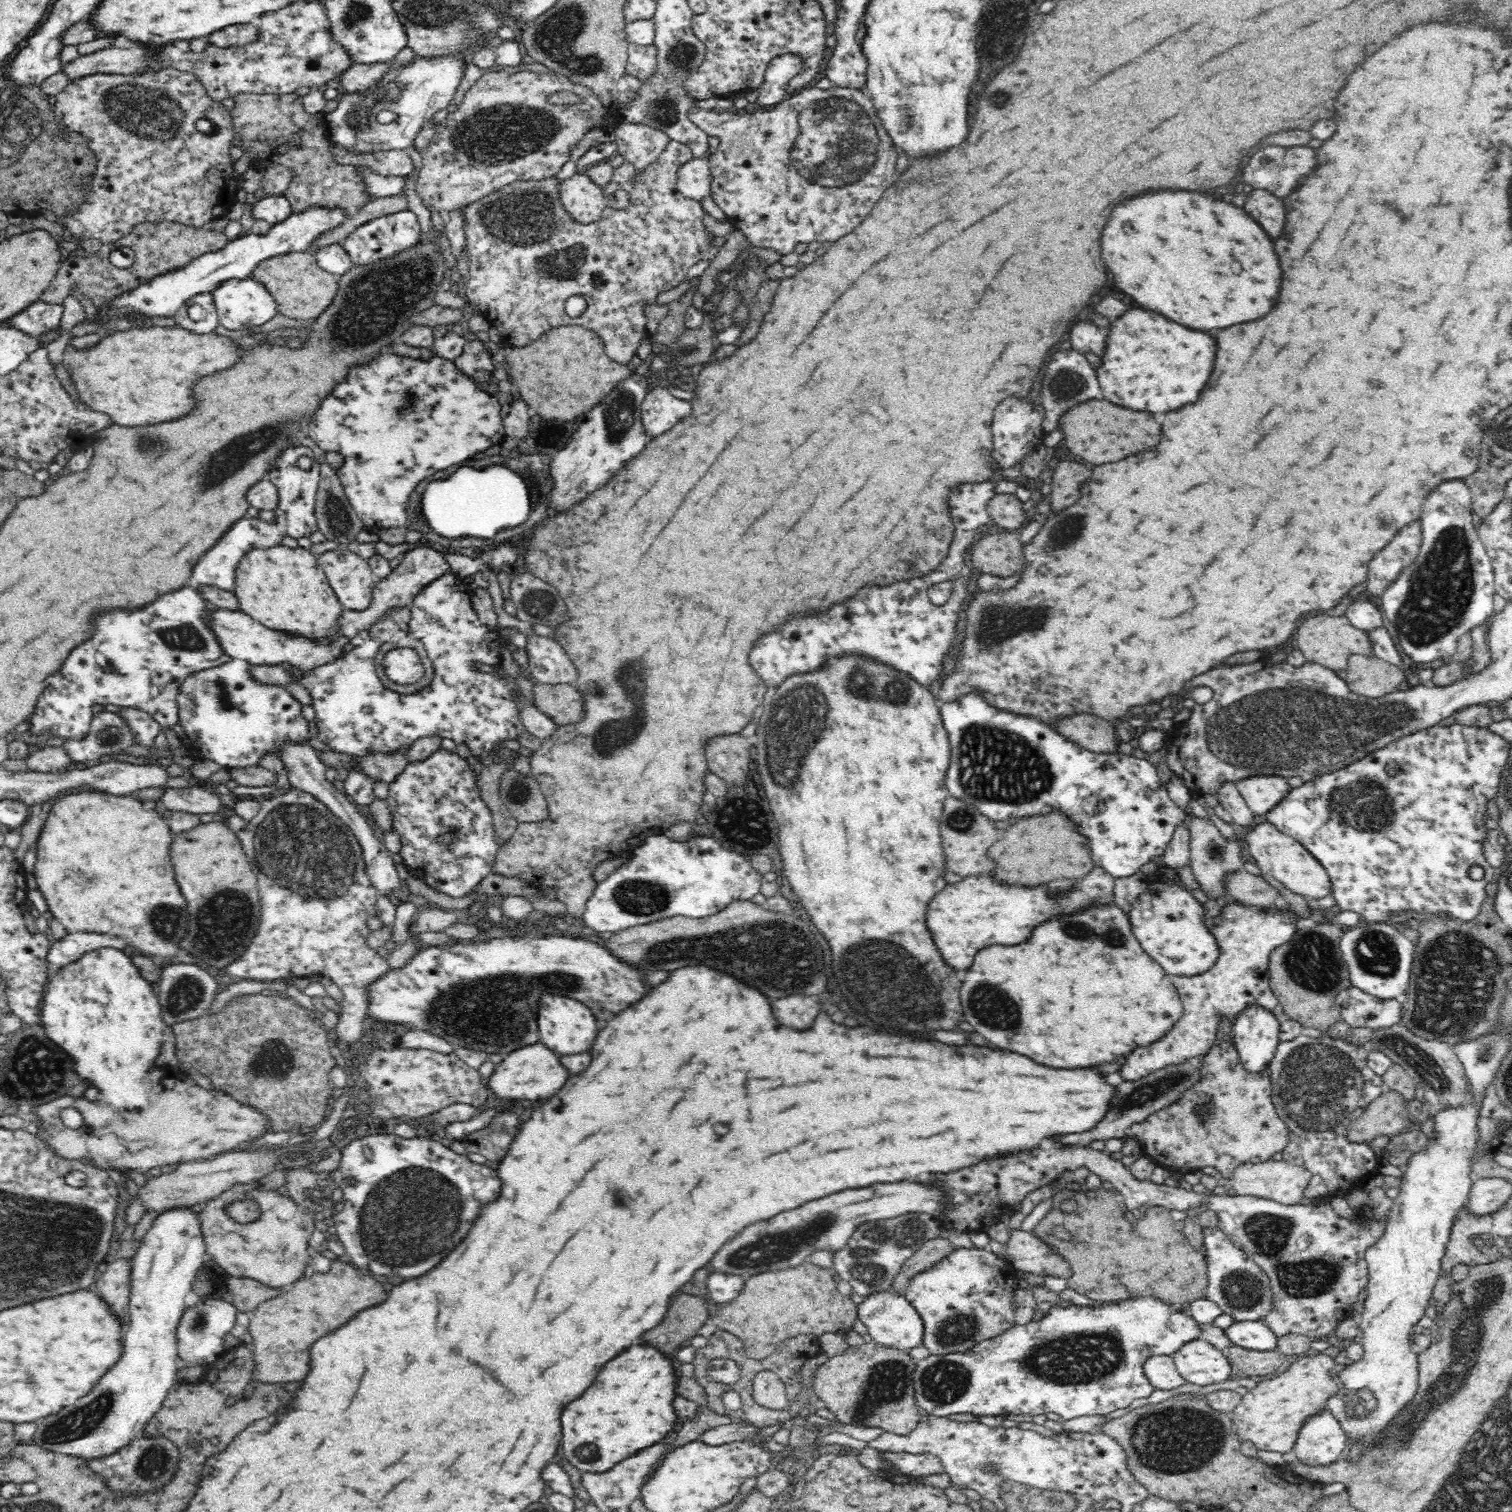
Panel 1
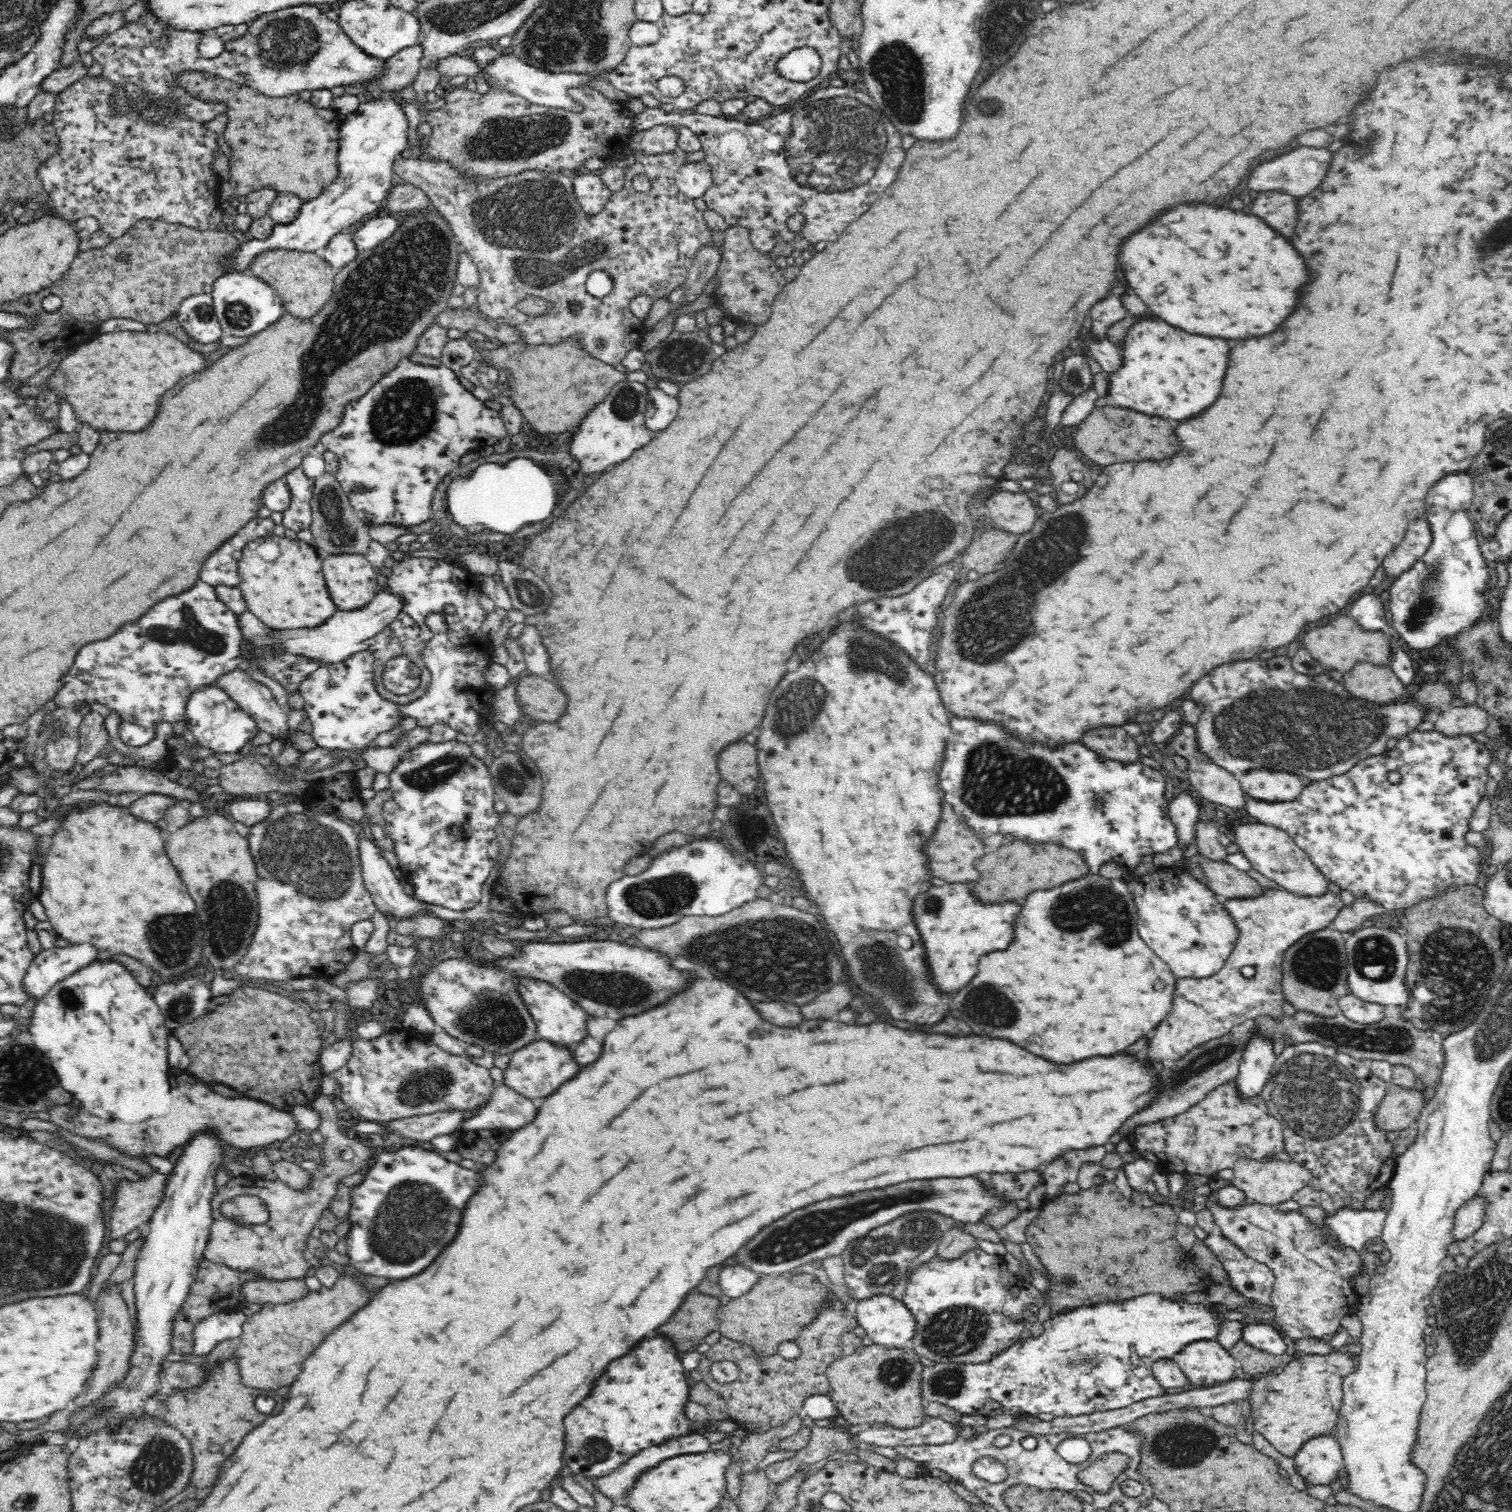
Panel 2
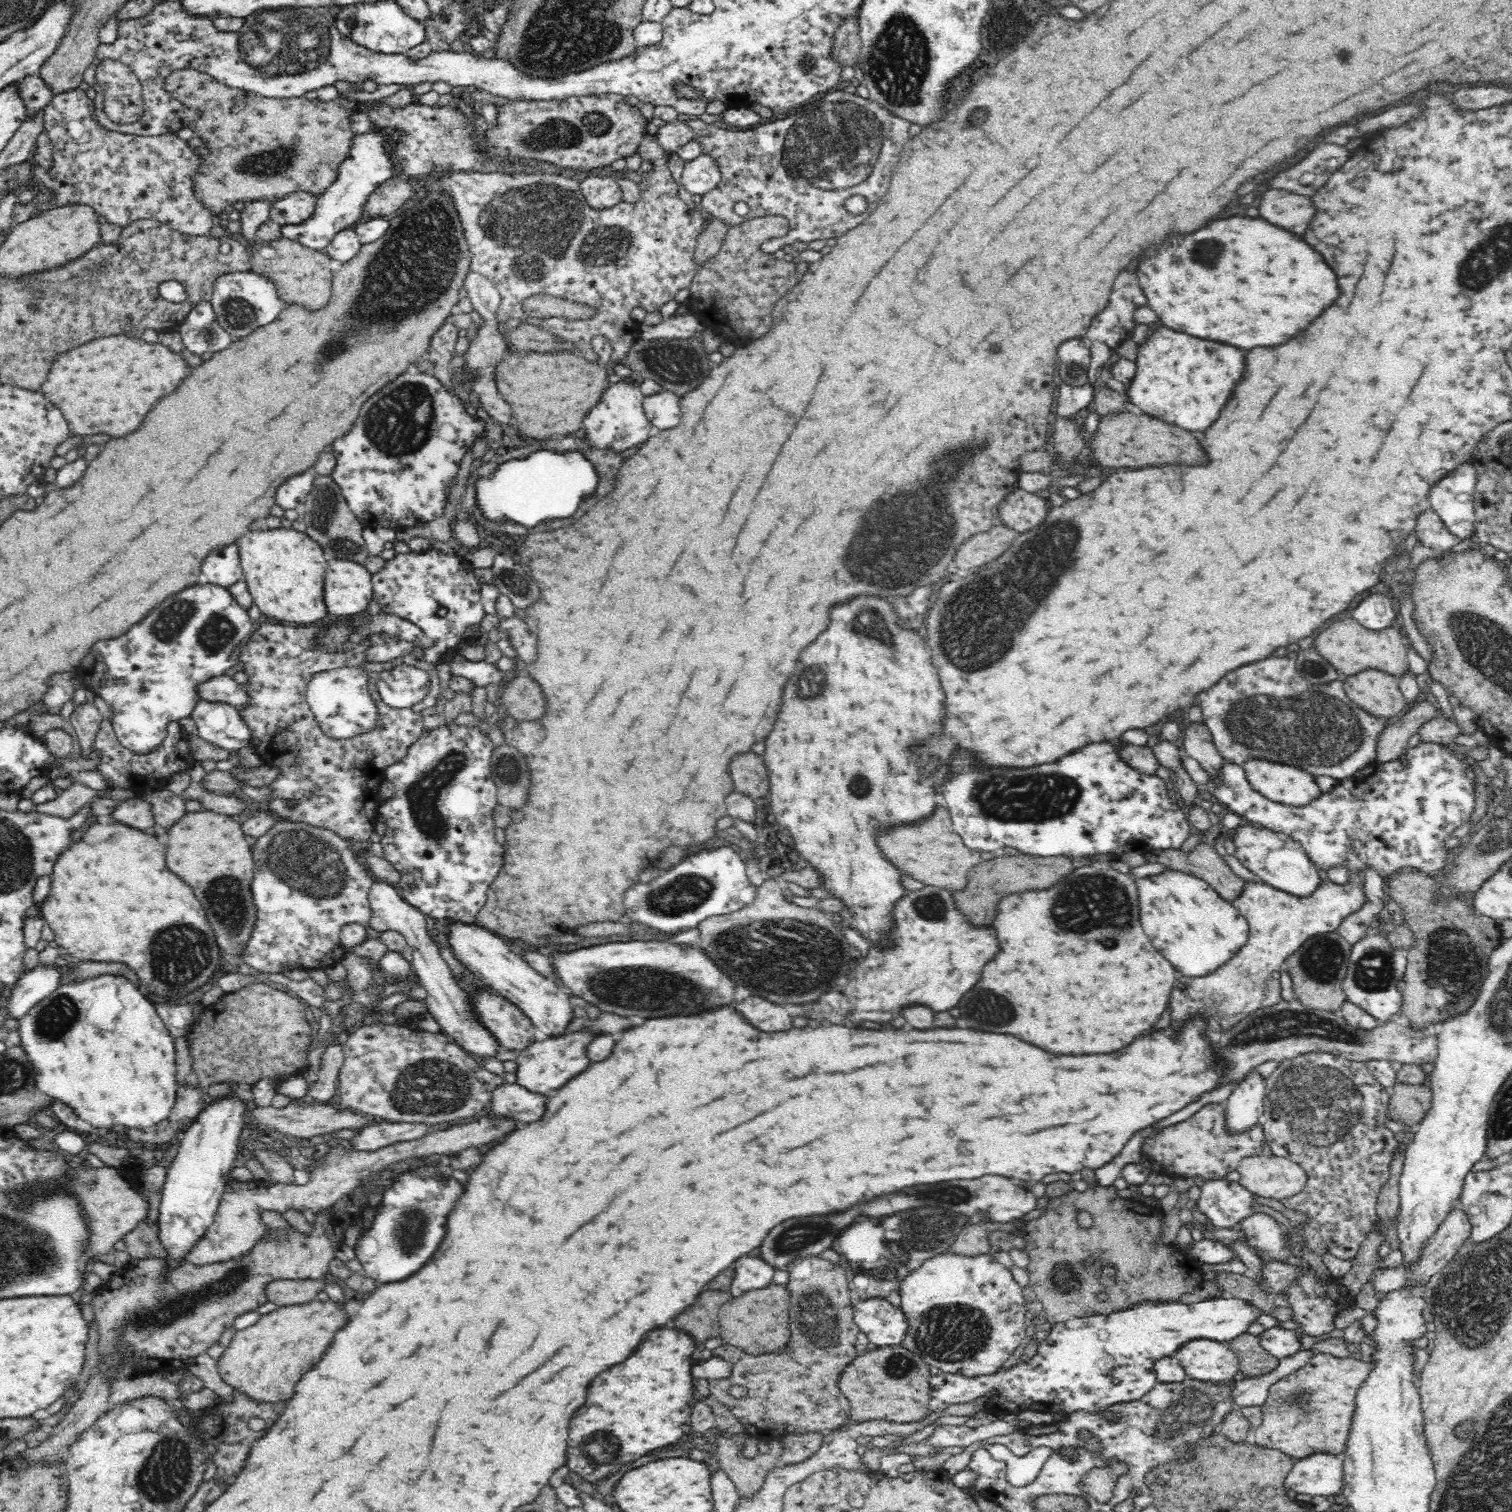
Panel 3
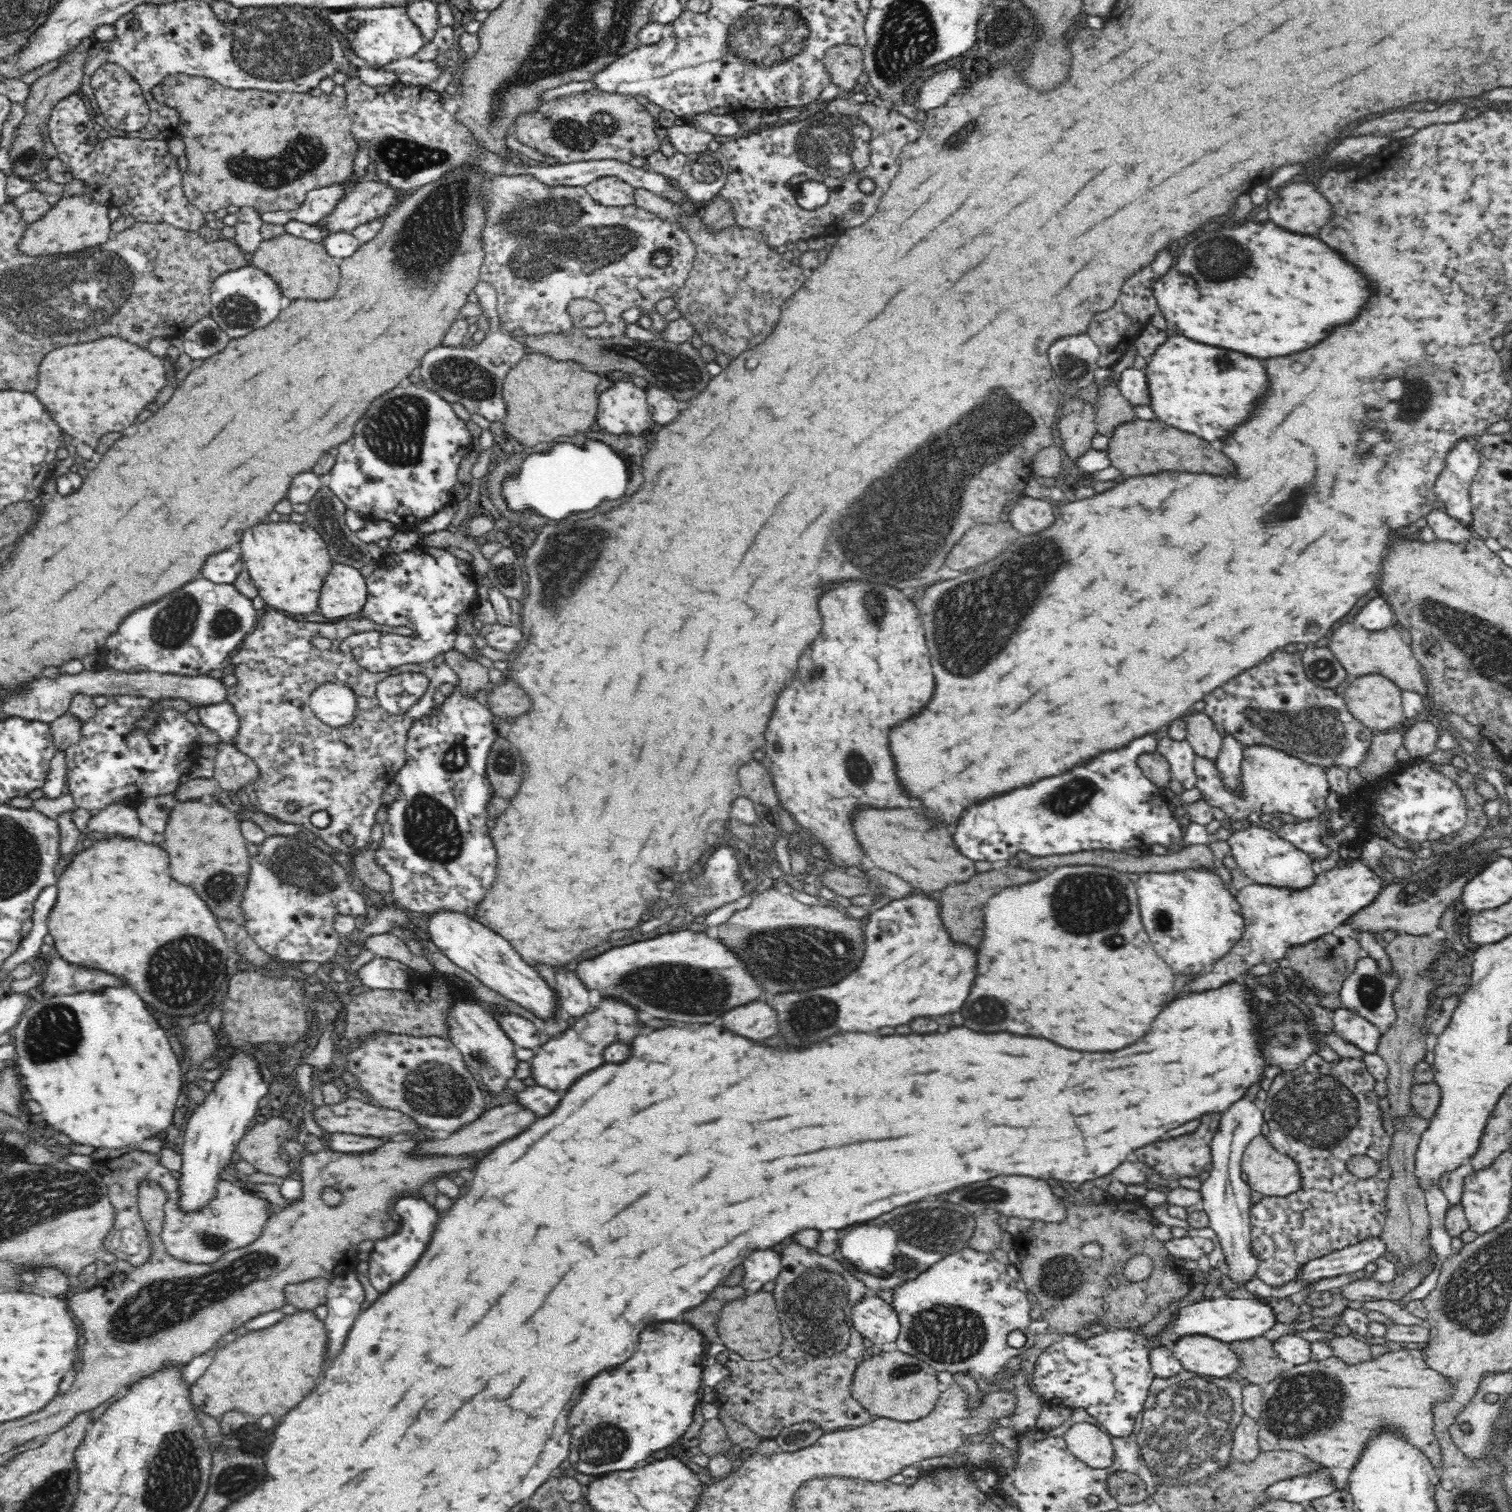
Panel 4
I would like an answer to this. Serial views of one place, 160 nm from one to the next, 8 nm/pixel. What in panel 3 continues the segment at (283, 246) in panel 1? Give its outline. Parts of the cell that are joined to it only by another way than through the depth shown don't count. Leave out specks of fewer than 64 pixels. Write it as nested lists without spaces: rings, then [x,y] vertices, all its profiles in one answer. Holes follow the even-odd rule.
[[[370,127],[362,134],[353,134],[348,155],[337,169],[335,181],[315,200],[314,210],[307,219],[296,225],[287,225],[281,228],[281,238],[299,242],[306,248],[321,251],[341,231],[351,229],[365,220],[364,208],[368,198],[375,193],[384,182],[397,175],[394,166],[397,166],[391,150],[395,144],[394,135],[383,128]]]

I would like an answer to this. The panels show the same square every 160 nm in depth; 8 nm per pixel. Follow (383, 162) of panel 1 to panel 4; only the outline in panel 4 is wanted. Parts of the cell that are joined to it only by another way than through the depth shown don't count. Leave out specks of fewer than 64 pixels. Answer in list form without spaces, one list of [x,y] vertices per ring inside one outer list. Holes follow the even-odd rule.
[[[488,176],[482,178],[480,194],[478,194],[482,208],[484,208],[484,228],[482,228],[482,250],[484,250],[484,262],[480,268],[480,278],[494,285],[497,290],[498,314],[501,318],[503,328],[511,333],[520,328],[524,335],[532,336],[538,334],[558,334],[564,331],[575,330],[572,324],[572,318],[566,312],[566,305],[572,299],[587,299],[596,304],[602,304],[606,312],[606,322],[596,326],[596,328],[585,328],[582,331],[588,338],[618,338],[624,336],[627,322],[622,319],[622,314],[630,309],[638,309],[641,314],[650,314],[656,312],[656,304],[664,298],[674,297],[674,294],[683,288],[689,274],[692,272],[696,260],[696,245],[692,240],[691,234],[688,233],[686,223],[680,220],[661,219],[651,211],[640,208],[635,204],[620,207],[602,206],[590,198],[585,187],[575,186],[548,186],[531,176]],[[656,252],[665,252],[669,256],[669,261],[665,265],[656,265],[652,258]]]

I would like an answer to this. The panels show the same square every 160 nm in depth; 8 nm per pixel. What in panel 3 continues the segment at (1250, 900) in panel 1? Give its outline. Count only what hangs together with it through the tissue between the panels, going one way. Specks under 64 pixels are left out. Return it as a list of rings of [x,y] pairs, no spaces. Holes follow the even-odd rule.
[[[1201,842],[1190,852],[1182,850],[1162,850],[1154,854],[1154,862],[1168,866],[1176,862],[1180,871],[1195,875],[1214,887],[1218,894],[1231,902],[1242,894],[1246,880],[1232,872],[1220,855],[1209,844]]]

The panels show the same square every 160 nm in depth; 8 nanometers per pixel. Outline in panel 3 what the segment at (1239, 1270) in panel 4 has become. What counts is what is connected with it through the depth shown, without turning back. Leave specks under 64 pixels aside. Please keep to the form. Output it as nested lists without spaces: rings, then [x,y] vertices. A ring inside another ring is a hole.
[[[1254,1068],[1245,1077],[1236,1084],[1225,1102],[1228,1125],[1236,1130],[1236,1133],[1258,1123],[1264,1112],[1264,1076]],[[1226,1178],[1206,1181],[1197,1204],[1208,1215],[1208,1220],[1223,1229],[1235,1228],[1239,1220],[1250,1216],[1258,1206],[1248,1190]]]

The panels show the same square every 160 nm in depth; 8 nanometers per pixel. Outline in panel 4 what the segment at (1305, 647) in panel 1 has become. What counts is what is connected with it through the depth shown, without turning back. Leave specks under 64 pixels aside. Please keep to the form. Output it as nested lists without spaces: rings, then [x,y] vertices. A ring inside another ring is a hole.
[[[1347,622],[1336,628],[1328,640],[1328,648],[1353,679],[1363,674],[1383,674],[1392,679],[1402,690],[1412,690],[1427,696],[1427,677],[1423,666],[1413,655],[1411,646],[1400,637],[1401,630],[1390,626],[1385,630],[1368,631],[1356,622]]]

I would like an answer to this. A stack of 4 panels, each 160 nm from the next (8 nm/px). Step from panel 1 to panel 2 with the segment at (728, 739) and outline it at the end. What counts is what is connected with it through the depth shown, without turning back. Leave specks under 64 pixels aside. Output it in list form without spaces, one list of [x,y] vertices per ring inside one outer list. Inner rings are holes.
[[[740,740],[738,744],[728,744],[722,752],[718,752],[718,772],[740,794],[754,792],[758,780],[756,748],[744,740]]]

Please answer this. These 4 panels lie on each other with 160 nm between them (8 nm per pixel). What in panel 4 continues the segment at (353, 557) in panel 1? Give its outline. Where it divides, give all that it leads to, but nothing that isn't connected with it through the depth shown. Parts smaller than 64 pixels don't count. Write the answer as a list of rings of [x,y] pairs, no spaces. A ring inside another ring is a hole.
[[[332,562],[324,580],[319,611],[327,618],[344,618],[361,612],[368,599],[367,578],[355,567]]]

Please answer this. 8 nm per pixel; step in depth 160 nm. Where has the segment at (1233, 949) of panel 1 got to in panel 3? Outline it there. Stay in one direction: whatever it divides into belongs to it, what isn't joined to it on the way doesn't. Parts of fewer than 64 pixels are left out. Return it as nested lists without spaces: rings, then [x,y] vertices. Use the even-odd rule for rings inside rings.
[[[1327,878],[1322,880],[1314,894],[1298,897],[1264,882],[1247,881],[1242,894],[1230,902],[1249,924],[1247,941],[1216,974],[1176,980],[1168,1002],[1172,1038],[1180,1034],[1188,1020],[1202,1020],[1202,1034],[1212,1034],[1238,1024],[1255,1010],[1268,1008],[1283,1000],[1280,995],[1280,972],[1288,956],[1310,937],[1336,931],[1347,914],[1363,905],[1362,887],[1363,881],[1348,881],[1340,885]]]

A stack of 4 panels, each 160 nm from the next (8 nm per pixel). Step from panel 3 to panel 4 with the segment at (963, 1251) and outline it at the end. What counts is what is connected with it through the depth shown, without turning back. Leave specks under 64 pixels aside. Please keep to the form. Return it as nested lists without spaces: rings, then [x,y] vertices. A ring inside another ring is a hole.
[[[975,1214],[975,1227],[966,1247],[983,1253],[991,1253],[1001,1243],[1003,1231],[998,1218],[991,1214]]]

